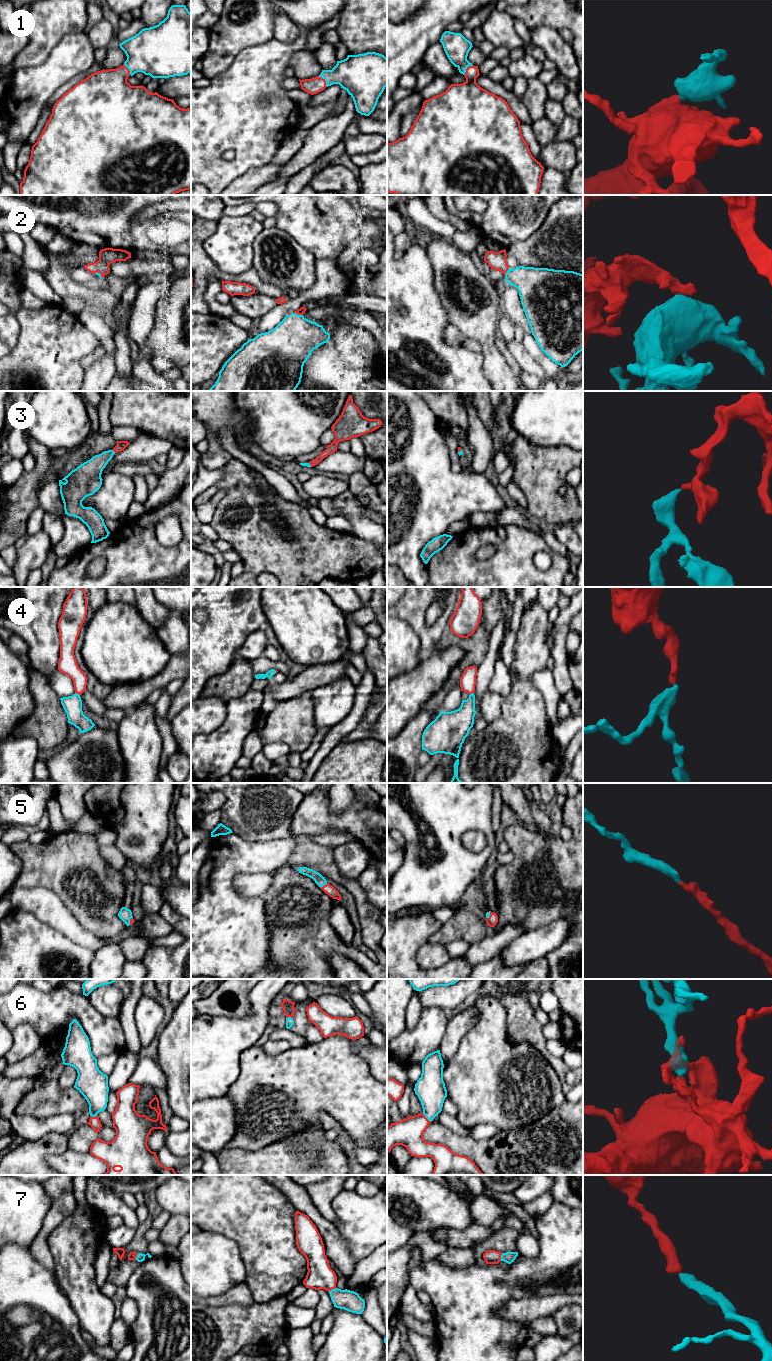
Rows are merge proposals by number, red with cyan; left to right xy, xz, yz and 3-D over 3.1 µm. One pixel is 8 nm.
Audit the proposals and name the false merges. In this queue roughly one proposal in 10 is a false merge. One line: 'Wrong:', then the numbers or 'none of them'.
Wrong: none of them

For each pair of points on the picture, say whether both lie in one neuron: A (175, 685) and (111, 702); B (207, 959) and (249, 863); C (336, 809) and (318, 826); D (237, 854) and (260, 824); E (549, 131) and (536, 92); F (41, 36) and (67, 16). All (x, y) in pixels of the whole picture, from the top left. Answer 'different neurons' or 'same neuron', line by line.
A: different neurons
B: same neuron
C: different neurons
D: different neurons
E: same neuron
F: same neuron

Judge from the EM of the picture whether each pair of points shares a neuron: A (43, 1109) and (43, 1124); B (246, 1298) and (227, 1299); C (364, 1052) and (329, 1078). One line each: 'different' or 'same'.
A: different
B: same
C: different

